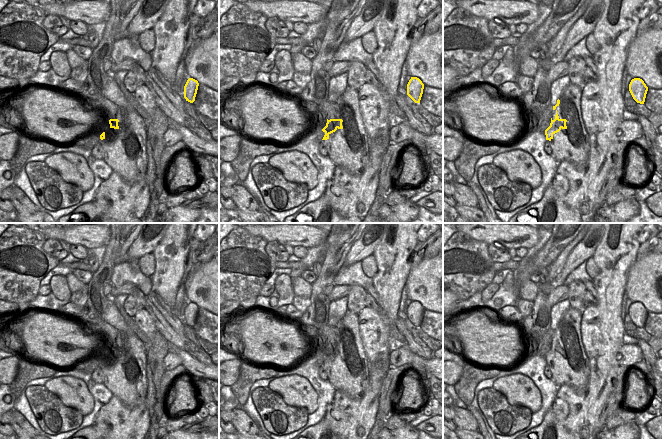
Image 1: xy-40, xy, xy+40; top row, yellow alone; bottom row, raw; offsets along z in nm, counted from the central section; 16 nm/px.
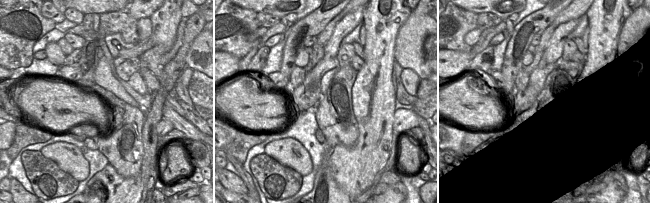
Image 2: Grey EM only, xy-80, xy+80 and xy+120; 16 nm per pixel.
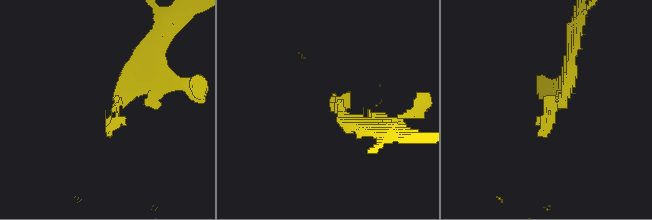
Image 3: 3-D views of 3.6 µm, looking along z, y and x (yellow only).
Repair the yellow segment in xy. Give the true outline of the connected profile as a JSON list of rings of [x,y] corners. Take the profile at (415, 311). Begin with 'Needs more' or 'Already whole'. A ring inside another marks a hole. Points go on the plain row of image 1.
Already whole. [[[411,301],[407,308],[407,319],[415,326],[420,327],[423,318],[424,308],[417,301]]]

